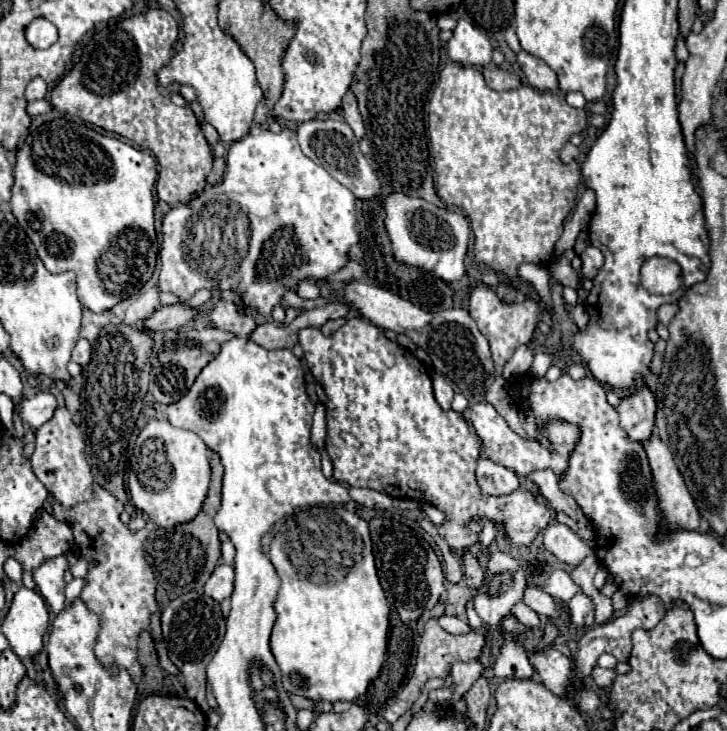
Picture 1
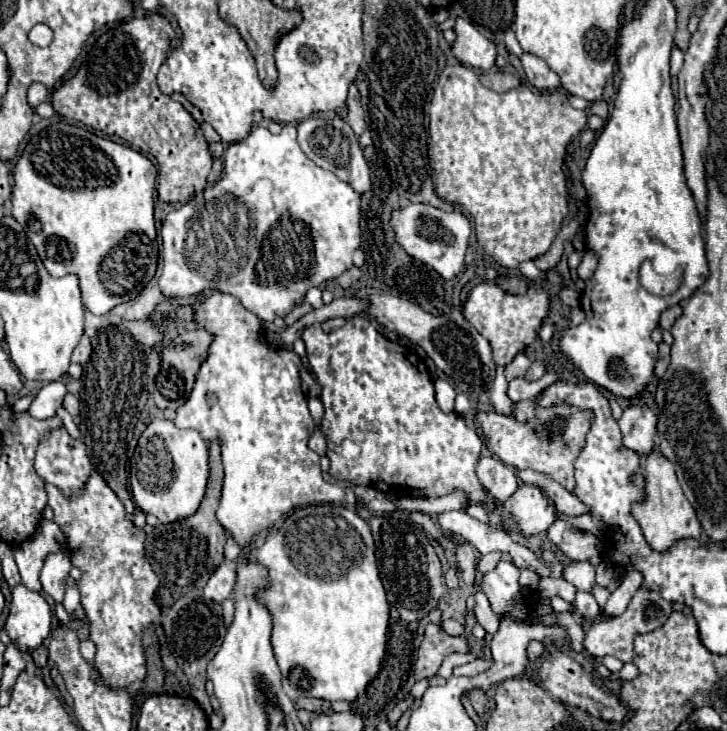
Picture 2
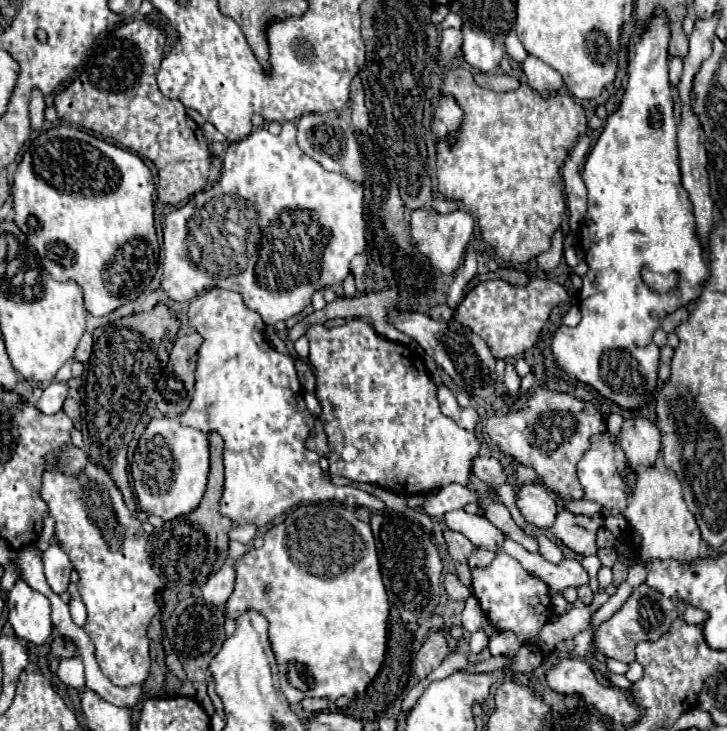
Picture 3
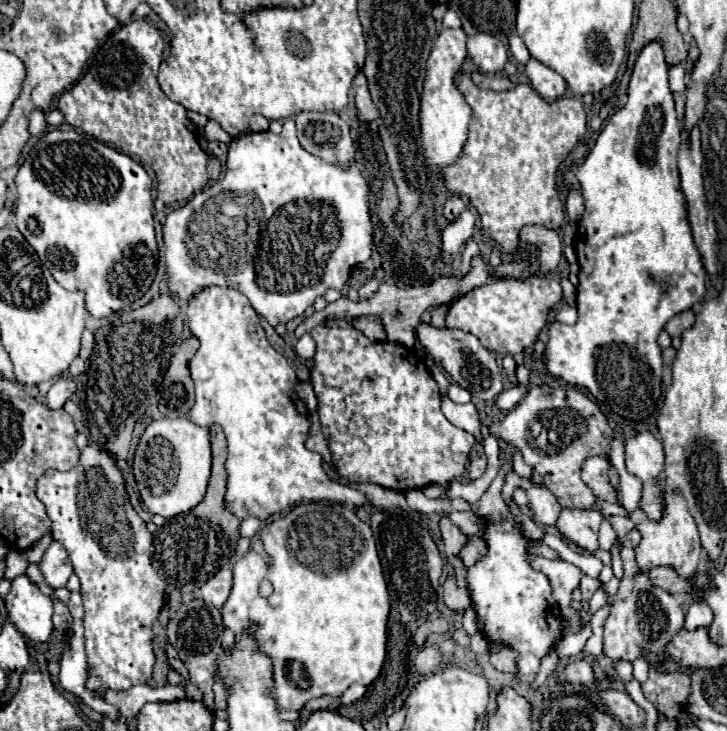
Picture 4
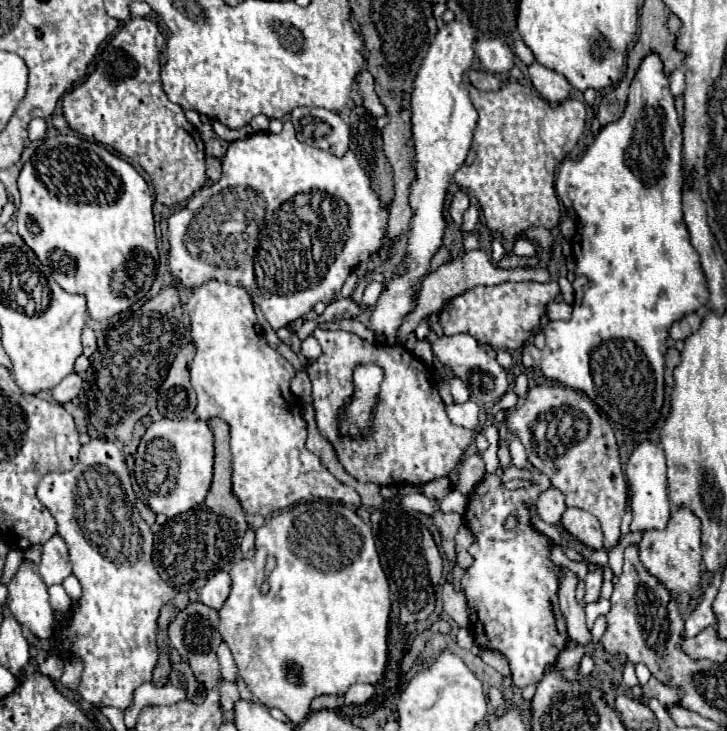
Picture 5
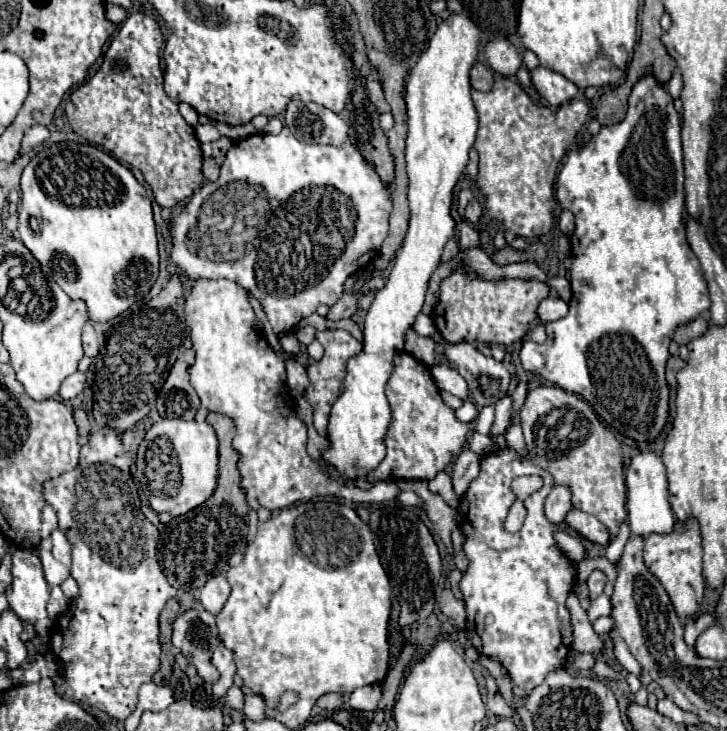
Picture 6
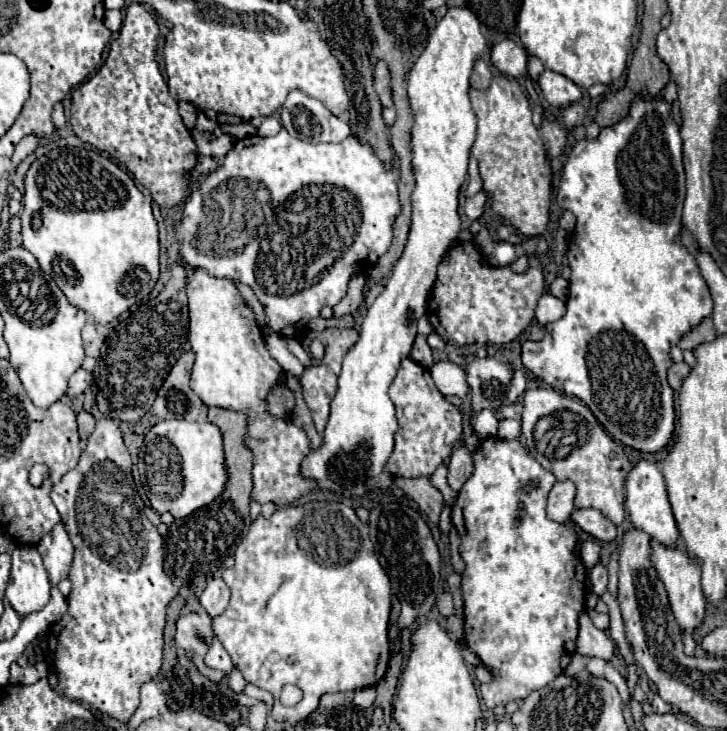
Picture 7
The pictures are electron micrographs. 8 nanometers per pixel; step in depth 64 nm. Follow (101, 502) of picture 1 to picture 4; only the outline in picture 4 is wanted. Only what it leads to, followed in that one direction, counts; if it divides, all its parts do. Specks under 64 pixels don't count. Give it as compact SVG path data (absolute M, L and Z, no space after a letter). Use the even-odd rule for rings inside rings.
M88 444L80 462L70 472L48 470L38 480L38 500L46 506L52 520L52 536L66 548L74 572L80 578L86 628L86 656L88 656L88 680L86 688L104 698L106 690L130 690L136 684L150 682L154 652L152 652L152 624L156 622L166 598L166 582L158 578L152 568L152 534L146 530L144 520L130 506L124 476L116 464L116 456L102 450L96 444Z

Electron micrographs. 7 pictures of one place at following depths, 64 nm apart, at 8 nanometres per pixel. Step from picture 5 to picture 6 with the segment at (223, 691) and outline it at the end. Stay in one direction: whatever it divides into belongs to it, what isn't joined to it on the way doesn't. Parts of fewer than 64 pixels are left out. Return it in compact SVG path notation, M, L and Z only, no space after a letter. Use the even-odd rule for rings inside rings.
M232 686L228 692L226 692L226 706L230 708L242 708L244 706L244 694L238 686Z

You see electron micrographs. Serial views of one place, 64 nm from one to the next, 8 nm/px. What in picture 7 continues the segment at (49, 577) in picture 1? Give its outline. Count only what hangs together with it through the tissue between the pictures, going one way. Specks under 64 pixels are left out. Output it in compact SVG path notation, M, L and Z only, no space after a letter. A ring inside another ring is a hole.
M58 522L54 526L54 530L48 532L38 542L38 552L42 556L42 562L50 576L52 586L56 586L60 580L68 578L68 570L72 566L72 556L74 556L74 544L62 522Z

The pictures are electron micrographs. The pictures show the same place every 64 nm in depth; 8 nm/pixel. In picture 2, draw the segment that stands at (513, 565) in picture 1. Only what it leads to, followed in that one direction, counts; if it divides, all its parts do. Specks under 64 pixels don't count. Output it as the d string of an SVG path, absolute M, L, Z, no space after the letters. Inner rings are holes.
M490 552L490 554L486 554L486 556L480 556L480 560L478 560L478 570L480 570L482 574L484 574L484 572L490 572L490 570L496 566L496 560L500 560L500 558L510 560L508 554L500 554L500 552Z

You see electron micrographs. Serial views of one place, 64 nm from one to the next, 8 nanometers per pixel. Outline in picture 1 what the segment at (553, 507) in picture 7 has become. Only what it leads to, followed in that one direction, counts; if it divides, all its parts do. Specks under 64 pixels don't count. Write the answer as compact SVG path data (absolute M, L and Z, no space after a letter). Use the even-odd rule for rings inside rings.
M350 316L350 318L346 320L346 324L344 324L338 332L334 332L334 334L330 334L330 336L324 336L324 334L320 332L320 328L314 328L314 326L312 326L312 328L302 328L302 330L300 330L300 346L302 346L302 350L304 350L304 358L306 358L306 364L308 364L310 372L312 372L312 376L316 378L318 384L322 384L322 388L324 388L324 392L326 392L326 398L328 398L328 400L326 400L326 450L328 450L328 454L330 454L330 458L332 458L332 466L334 466L334 474L332 474L332 476L334 476L338 482L346 482L346 484L350 484L350 486L368 486L368 488L386 492L386 494L390 494L392 498L410 498L410 500L434 504L436 508L440 508L440 510L448 516L448 522L442 524L442 526L438 528L438 532L440 532L440 536L450 544L450 548L454 548L454 550L464 550L464 548L472 546L472 544L478 540L478 532L482 530L482 520L484 520L484 518L490 518L492 522L502 524L502 530L506 532L506 538L508 538L508 542L510 542L514 548L528 546L528 544L548 526L548 522L552 520L552 514L554 514L554 512L552 512L552 508L550 508L538 494L534 494L532 490L518 488L516 492L512 492L512 494L508 494L508 496L484 496L484 494L480 492L480 486L478 486L478 482L476 482L476 462L478 462L478 458L480 458L480 438L468 428L468 424L466 424L466 420L462 418L462 414L458 414L458 412L454 412L454 410L442 410L442 408L438 406L438 402L436 402L436 398L434 398L434 390L432 390L432 380L430 380L424 364L422 364L410 350L406 350L406 348L398 346L396 342L392 342L390 338L386 338L386 334L384 334L380 328L376 328L368 318L364 318L364 316Z

